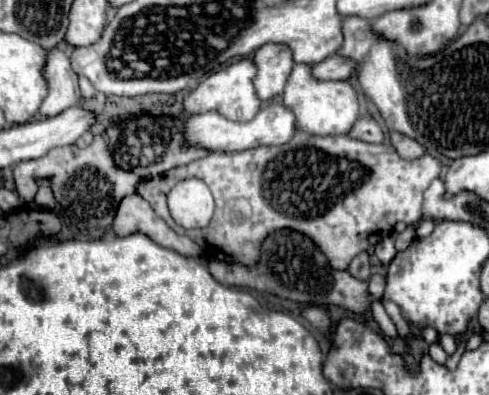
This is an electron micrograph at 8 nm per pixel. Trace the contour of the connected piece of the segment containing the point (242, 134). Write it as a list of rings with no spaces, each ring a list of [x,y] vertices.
[[[269,103],[261,107],[261,111],[247,123],[229,121],[223,115],[209,111],[201,115],[191,115],[183,121],[185,129],[185,147],[197,147],[207,151],[221,151],[221,153],[237,153],[245,149],[255,149],[261,145],[283,145],[291,139],[291,133],[295,133],[295,115],[285,109],[281,103]]]

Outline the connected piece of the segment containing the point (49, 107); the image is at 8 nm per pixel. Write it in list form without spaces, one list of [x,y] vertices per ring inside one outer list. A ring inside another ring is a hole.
[[[55,47],[47,55],[45,77],[49,83],[49,93],[39,109],[43,117],[55,117],[79,103],[81,91],[79,91],[77,73],[71,69],[69,57],[59,47]]]

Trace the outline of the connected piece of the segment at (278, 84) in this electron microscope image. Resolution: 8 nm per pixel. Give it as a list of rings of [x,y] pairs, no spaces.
[[[263,45],[263,49],[255,51],[253,63],[257,67],[253,85],[259,101],[269,101],[281,95],[295,65],[291,51],[285,45]]]

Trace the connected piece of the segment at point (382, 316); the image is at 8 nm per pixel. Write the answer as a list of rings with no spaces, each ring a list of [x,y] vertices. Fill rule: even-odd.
[[[380,300],[372,301],[371,315],[385,337],[396,338],[398,336],[396,326],[386,313]]]

